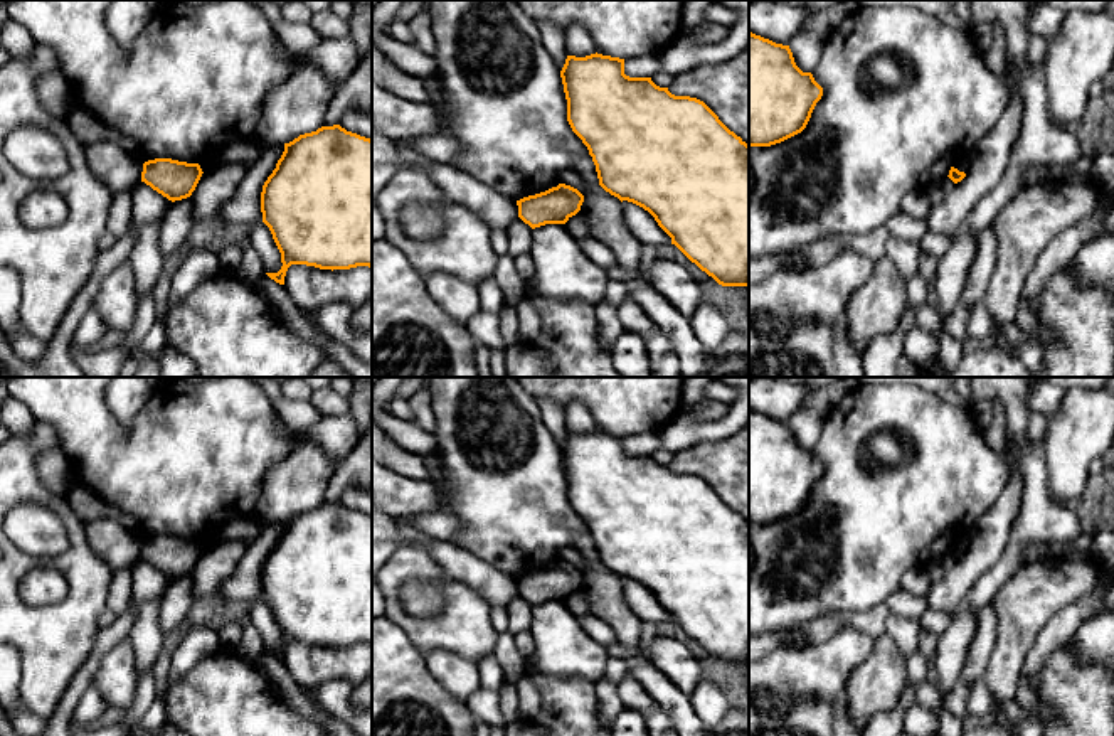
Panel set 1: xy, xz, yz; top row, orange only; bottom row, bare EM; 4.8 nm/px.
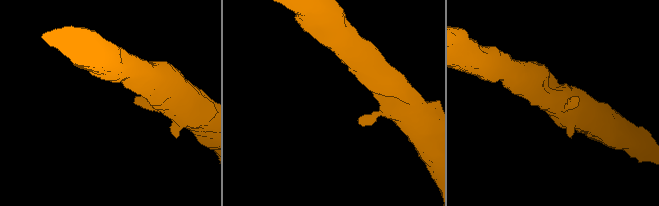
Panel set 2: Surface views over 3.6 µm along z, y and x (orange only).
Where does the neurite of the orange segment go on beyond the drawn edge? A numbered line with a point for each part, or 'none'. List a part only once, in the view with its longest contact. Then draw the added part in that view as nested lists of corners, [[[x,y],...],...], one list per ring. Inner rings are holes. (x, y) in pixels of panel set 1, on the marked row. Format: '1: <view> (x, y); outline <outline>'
none

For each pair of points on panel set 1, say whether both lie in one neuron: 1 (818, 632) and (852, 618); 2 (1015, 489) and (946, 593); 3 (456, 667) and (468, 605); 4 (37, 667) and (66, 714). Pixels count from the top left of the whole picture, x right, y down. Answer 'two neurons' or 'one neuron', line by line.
1: one neuron
2: one neuron
3: two neurons
4: two neurons

